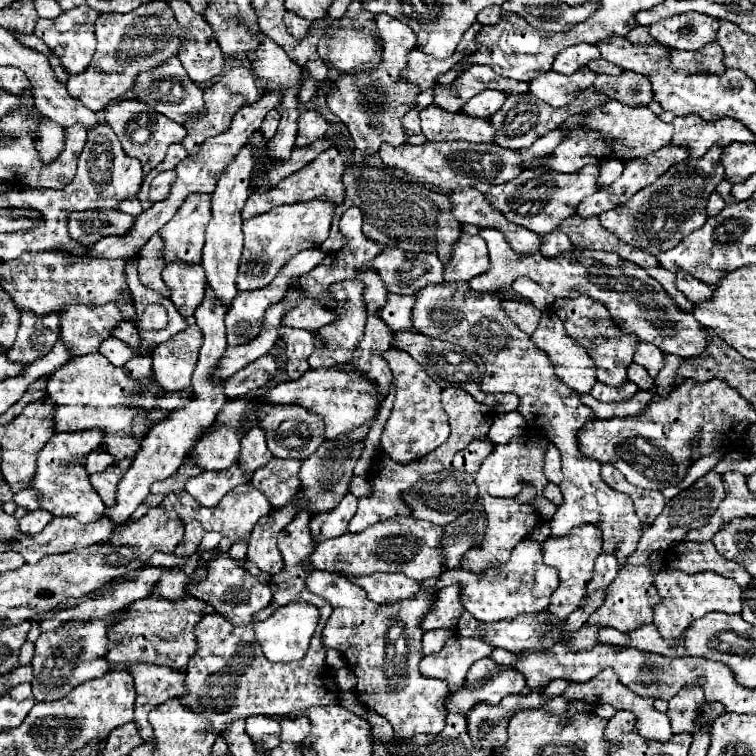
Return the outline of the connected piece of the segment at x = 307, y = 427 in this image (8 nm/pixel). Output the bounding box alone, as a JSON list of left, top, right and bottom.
[259,406,325,460]

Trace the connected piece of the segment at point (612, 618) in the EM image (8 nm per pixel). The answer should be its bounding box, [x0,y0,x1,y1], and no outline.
[587,566,661,632]

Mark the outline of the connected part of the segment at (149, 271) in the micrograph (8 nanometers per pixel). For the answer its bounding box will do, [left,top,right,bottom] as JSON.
[135,234,169,298]

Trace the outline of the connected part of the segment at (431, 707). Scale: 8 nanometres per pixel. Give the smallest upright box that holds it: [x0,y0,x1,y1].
[307,570,449,738]

